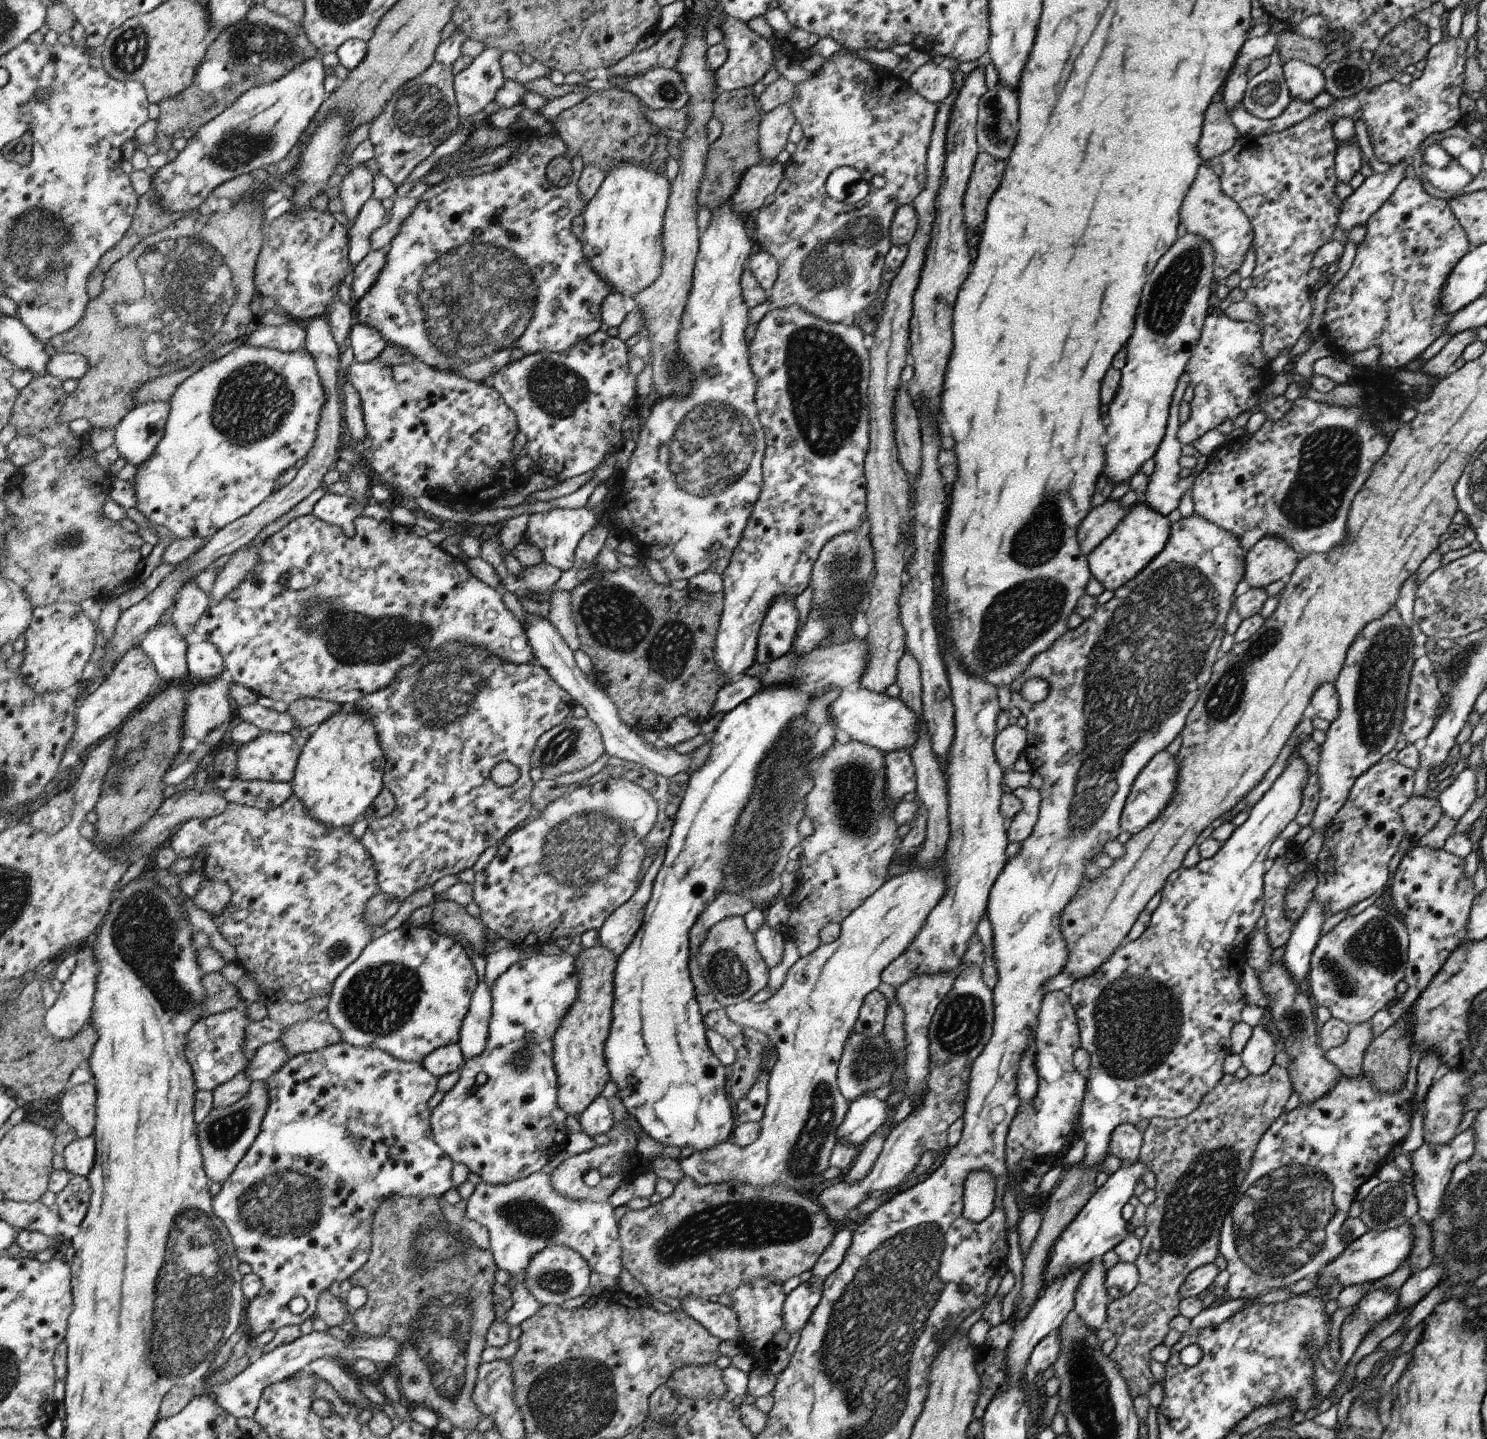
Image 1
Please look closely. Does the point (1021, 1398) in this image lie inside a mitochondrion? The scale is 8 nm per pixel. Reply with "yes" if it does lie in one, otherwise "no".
no

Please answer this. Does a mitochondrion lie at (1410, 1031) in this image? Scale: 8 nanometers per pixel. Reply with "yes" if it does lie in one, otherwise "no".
no

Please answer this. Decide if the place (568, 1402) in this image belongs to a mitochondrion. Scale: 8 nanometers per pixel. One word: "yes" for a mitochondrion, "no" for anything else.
yes

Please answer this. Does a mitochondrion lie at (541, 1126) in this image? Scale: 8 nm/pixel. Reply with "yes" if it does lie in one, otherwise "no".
no

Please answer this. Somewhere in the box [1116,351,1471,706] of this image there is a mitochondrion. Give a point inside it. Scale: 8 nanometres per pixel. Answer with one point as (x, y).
(1330, 458)

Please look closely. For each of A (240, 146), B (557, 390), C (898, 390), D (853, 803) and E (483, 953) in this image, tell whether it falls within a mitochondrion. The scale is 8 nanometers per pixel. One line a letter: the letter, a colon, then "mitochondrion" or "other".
A: mitochondrion
B: mitochondrion
C: other
D: mitochondrion
E: other

